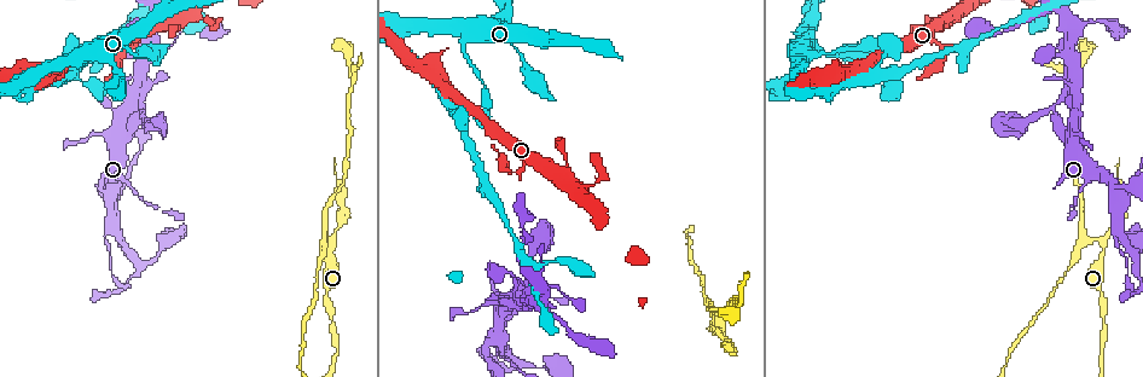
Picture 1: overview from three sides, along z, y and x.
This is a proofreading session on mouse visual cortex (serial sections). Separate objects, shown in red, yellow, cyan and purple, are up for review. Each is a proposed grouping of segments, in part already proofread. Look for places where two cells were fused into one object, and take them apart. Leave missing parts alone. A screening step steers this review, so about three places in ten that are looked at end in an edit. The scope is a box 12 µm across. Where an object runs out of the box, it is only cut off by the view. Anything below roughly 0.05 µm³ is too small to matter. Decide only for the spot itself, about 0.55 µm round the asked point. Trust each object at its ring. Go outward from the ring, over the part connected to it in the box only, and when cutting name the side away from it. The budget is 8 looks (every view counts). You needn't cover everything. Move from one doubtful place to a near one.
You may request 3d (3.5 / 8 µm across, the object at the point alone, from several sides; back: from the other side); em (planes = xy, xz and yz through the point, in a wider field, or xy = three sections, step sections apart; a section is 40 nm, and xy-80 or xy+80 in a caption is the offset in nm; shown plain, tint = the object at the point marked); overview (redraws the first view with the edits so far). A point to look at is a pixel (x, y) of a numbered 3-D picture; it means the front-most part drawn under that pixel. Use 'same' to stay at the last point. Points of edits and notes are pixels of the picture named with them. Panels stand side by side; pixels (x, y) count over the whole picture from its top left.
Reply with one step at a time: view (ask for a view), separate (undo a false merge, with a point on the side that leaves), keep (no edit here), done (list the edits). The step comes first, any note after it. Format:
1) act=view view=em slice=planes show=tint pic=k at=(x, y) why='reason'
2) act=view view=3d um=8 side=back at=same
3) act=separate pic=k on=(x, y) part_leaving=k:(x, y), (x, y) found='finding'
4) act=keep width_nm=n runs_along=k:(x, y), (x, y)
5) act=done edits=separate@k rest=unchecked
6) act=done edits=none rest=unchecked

act=view view=3d um=8 pic=1 at=(118, 56)

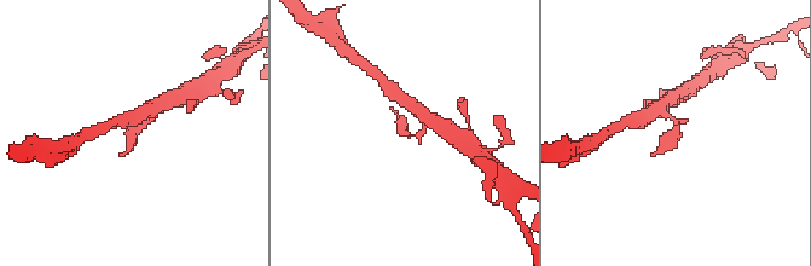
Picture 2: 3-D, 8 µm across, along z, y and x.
act=view view=3d um=3.5 side=back pic=2 at=(136, 133)

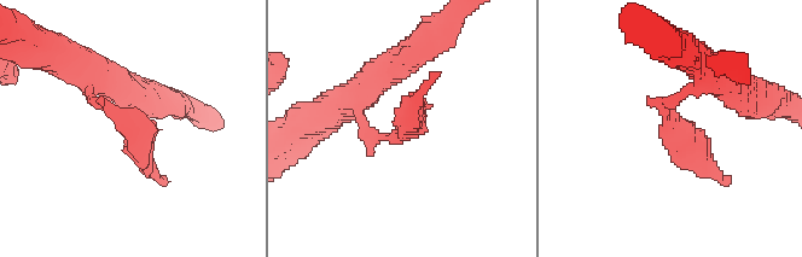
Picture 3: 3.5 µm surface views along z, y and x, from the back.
act=separate pic=3 on=(693, 136) part_leaving=3:(666, 112), (727, 184) found='a second cell is stuck on'

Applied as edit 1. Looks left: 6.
act=view view=3d um=3.5 pic=1 at=(1087, 236) why='arms part here'

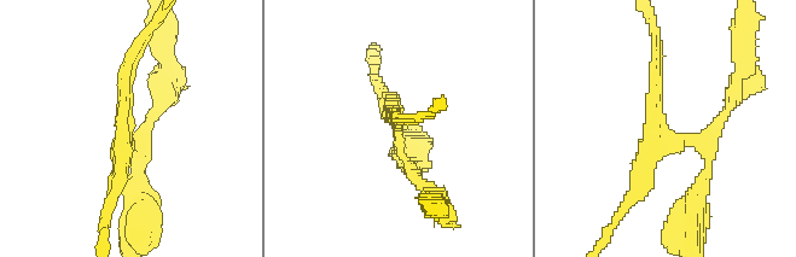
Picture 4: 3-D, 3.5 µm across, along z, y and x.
act=view view=em slice=xy step=2 show=tint pic=4 at=(669, 133) arms=3 arm_widths_nm=200,200,250 why='now the EM'

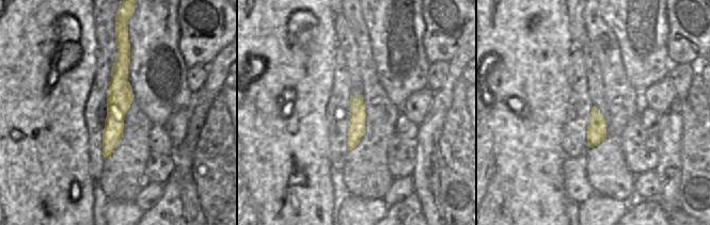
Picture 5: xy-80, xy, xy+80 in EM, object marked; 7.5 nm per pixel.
act=separate pic=4 on=(655, 134) part_leaving=4:(692, 139), (652, 121), (656, 53) found='two cells meet here'

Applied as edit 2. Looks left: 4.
act=view view=overview

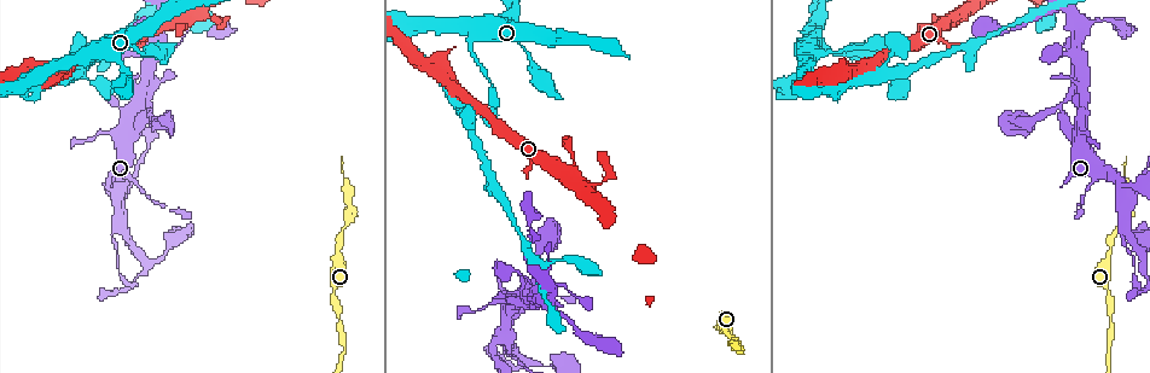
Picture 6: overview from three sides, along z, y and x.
act=view view=3d um=3.5 pic=6 at=(146, 78)

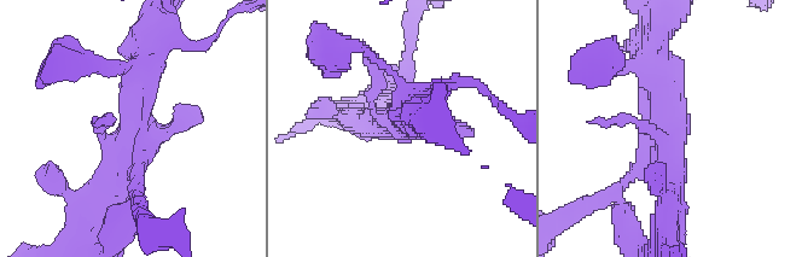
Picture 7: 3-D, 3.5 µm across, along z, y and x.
act=view view=em slice=planes show=tint pic=7 at=(669, 126)

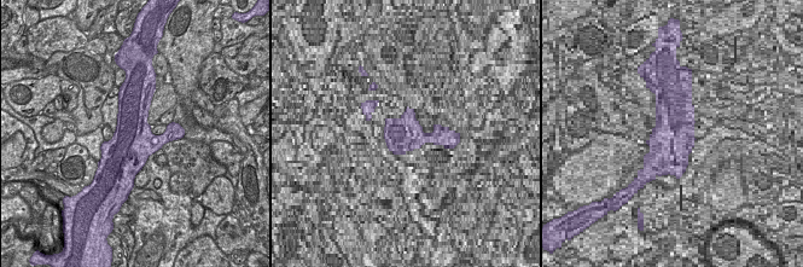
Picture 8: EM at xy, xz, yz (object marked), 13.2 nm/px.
act=keep runs_along=7:(100, 199), (131, 155), (149, 51) found='one cell here'

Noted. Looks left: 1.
act=done edits=separate@3,separate@4 rest=unchecked

